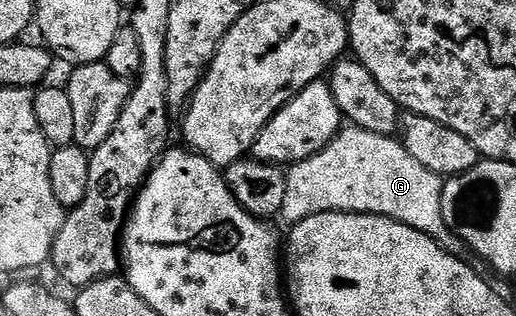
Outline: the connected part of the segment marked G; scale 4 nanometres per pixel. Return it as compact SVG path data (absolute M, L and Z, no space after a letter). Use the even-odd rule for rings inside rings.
M342 127L322 152L292 165L285 181L287 194L283 194L279 216L286 220L286 225L292 226L324 212L366 212L372 216L386 216L427 234L427 238L439 242L447 254L458 256L475 271L486 271L485 261L476 256L443 222L442 177L415 162L400 139L371 134L371 130L362 128Z

